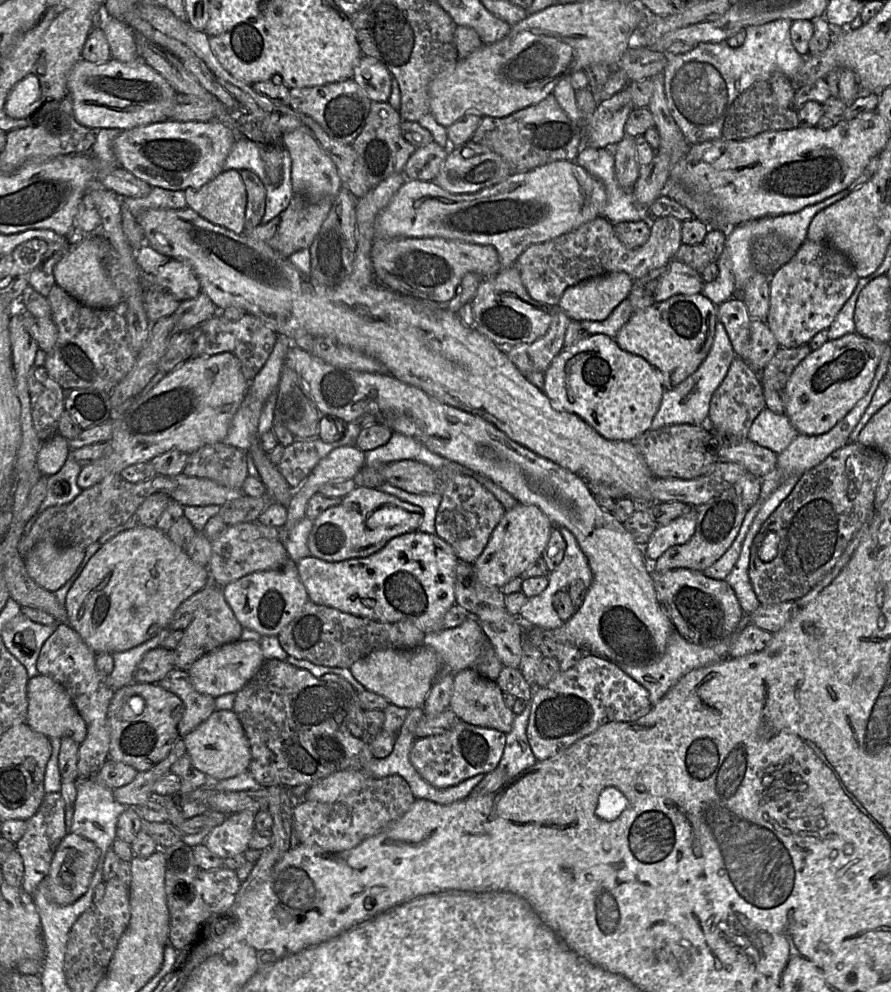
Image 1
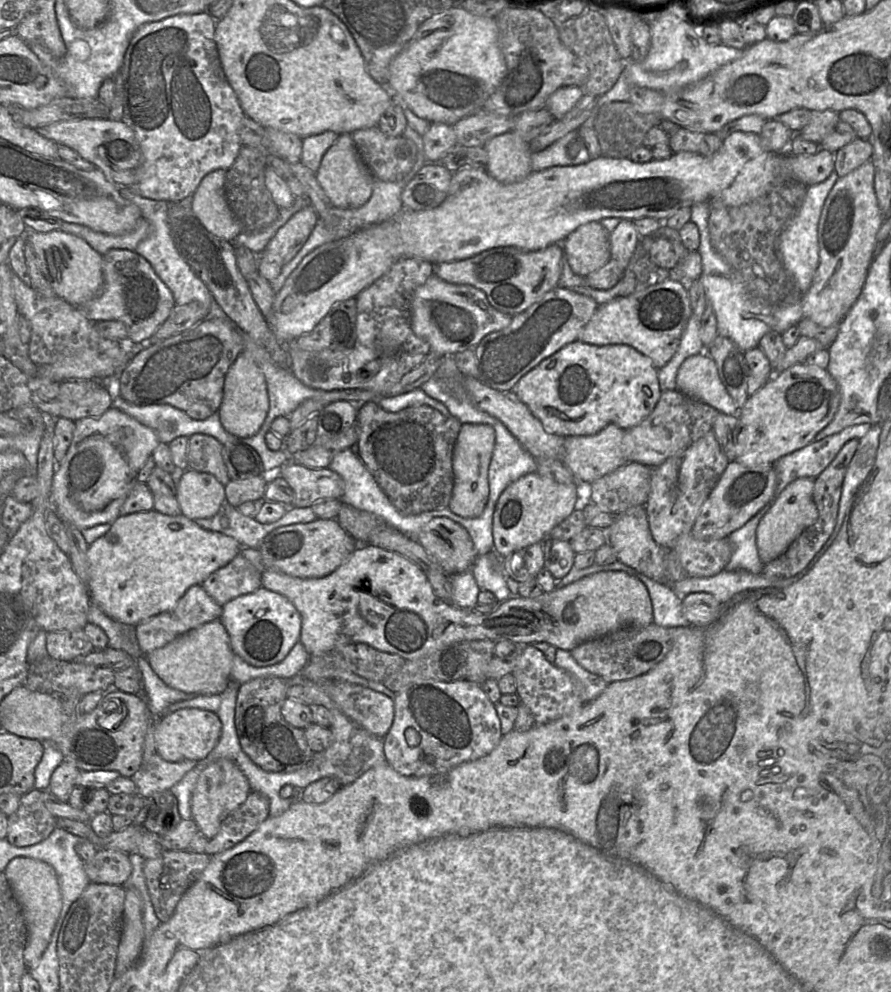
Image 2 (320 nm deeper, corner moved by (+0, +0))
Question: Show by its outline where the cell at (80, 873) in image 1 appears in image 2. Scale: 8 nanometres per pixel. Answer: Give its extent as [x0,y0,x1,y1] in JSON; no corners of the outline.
[4,857,62,969]

